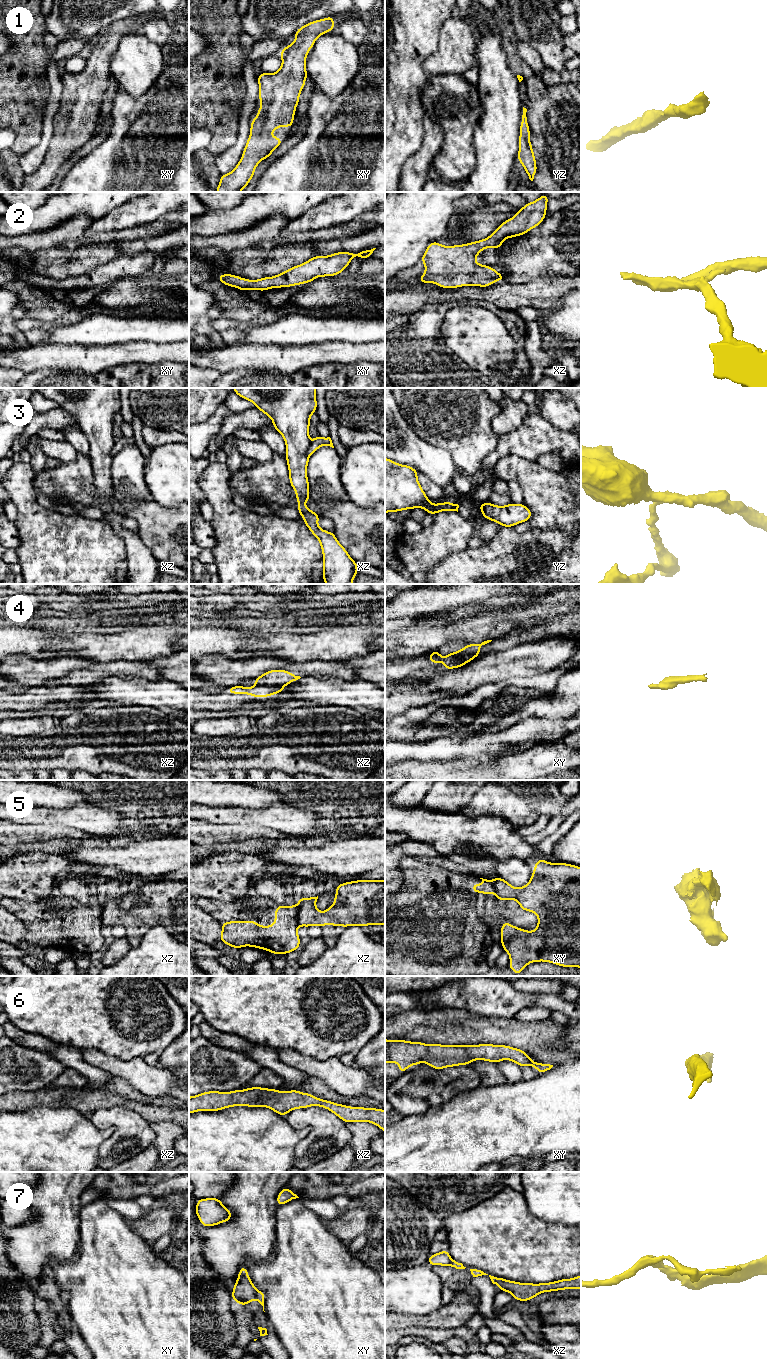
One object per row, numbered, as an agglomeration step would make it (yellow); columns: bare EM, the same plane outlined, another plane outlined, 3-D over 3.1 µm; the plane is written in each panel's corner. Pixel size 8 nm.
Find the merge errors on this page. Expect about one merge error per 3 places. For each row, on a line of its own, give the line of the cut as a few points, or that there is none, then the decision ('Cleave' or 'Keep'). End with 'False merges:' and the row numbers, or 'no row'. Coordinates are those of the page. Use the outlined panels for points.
1: No split. Keep
2: No split. Keep
3: Split along xz (310, 443), (307, 449), (308, 456). Cleave
4: Split along xy (477, 654), (473, 656), (449, 657), (444, 662). Cleave
5: Split along xz (298, 906), (297, 925). Cleave
6: No split. Keep
7: Split along xy (257, 1291), (255, 1298). Cleave
False merges: 3, 4, 5, 7

